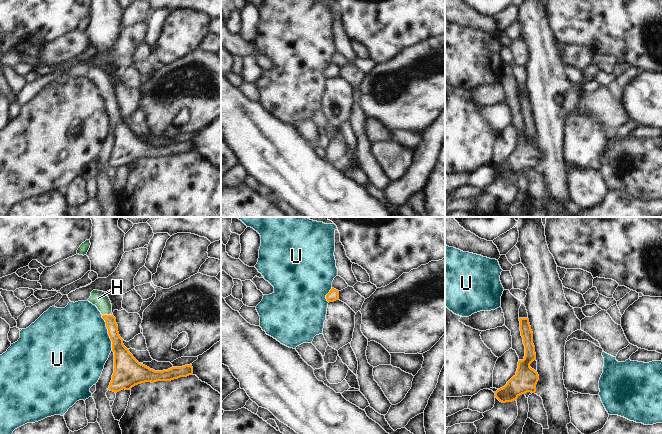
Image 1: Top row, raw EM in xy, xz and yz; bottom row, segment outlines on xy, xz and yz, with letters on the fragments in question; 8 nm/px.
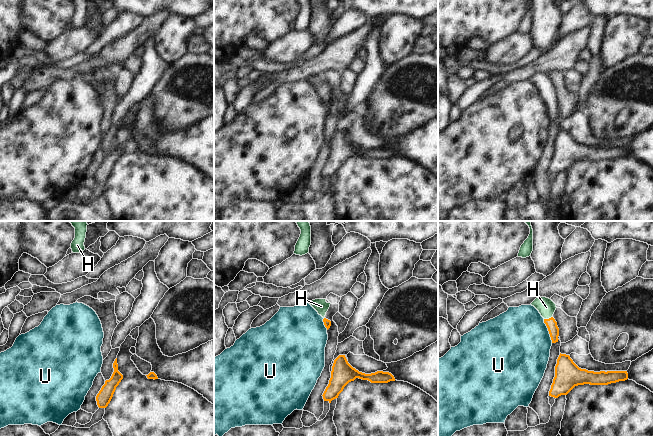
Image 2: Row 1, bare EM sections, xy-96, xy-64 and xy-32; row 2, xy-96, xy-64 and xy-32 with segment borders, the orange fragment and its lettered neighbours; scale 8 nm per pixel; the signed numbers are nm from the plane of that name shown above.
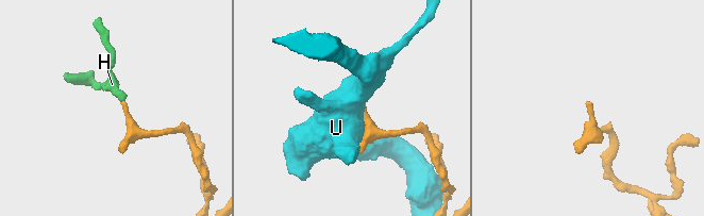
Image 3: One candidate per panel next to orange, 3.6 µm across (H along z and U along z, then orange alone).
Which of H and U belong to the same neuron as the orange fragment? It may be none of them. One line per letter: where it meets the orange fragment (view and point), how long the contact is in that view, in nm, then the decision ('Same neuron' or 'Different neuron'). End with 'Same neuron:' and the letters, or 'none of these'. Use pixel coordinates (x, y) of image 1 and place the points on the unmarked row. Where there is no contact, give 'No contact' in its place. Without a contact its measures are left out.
H: Touches orange at xy (106, 91). Shared border 70 nm. Same neuron
U: Touches orange at xy (108, 109). Shared border 300 nm. Different neuron
Same neuron: H

